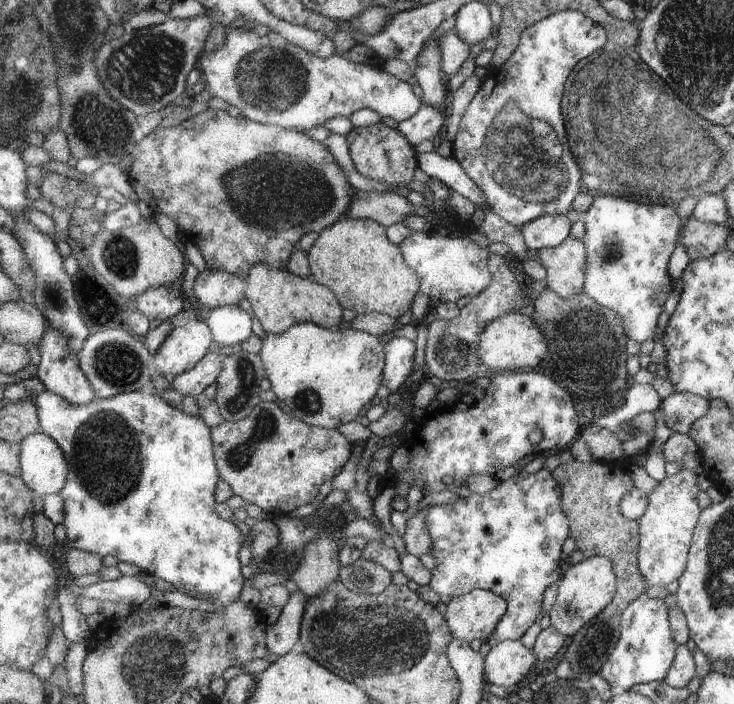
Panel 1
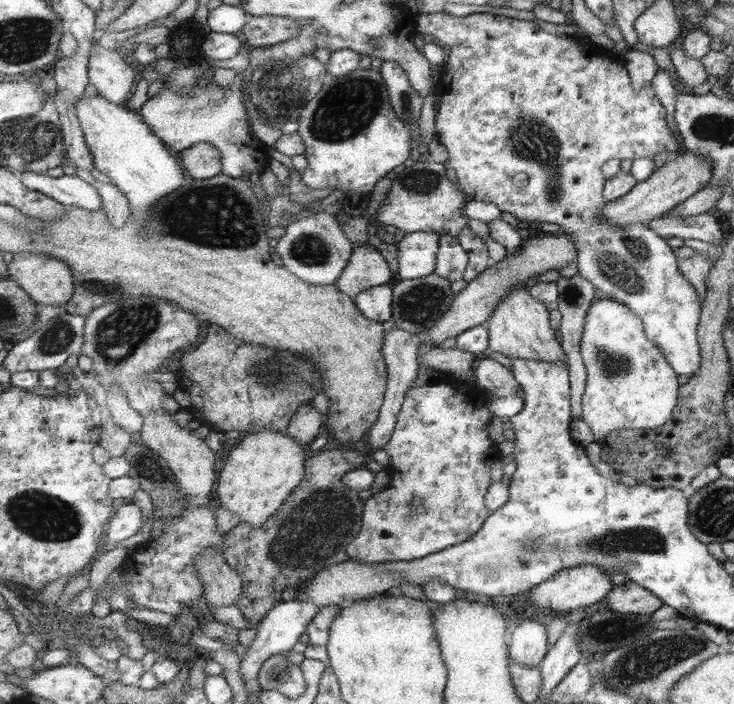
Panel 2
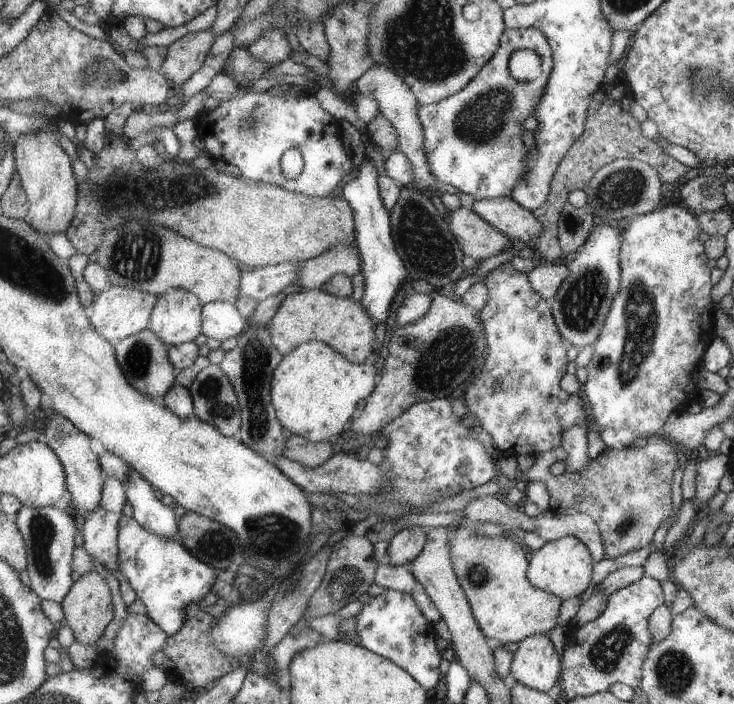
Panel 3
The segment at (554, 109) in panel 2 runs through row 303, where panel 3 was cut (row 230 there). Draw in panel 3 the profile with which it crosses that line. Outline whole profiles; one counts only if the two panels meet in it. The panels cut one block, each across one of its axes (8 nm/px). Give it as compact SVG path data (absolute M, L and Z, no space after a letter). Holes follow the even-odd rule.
M681 206L663 207L659 211L654 211L645 215L636 215L629 222L628 226L622 229L623 241L620 252L620 258L622 262L622 286L619 290L618 296L614 299L610 314L607 316L606 319L606 324L603 326L603 331L601 332L599 339L596 341L596 344L593 345L593 358L587 366L589 376L587 382L585 382L584 384L585 393L592 408L593 414L591 414L591 416L593 417L594 424L602 431L599 434L603 434L603 432L607 431L608 429L614 429L617 431L622 429L634 429L635 431L639 432L639 434L641 434L643 437L655 436L657 434L661 435L663 430L665 429L665 426L667 425L667 422L669 421L669 418L671 417L671 414L674 414L675 412L687 412L687 409L690 408L690 405L692 403L699 402L701 388L697 387L695 376L700 372L700 369L704 364L704 357L706 356L707 348L712 344L713 340L717 338L716 329L714 326L715 304L713 303L713 298L711 298L711 290L713 290L713 280L711 280L711 268L709 268L709 264L707 264L709 258L706 254L706 246L705 244L703 244L703 242L701 242L701 240L699 240L699 232L701 232L701 230L702 228L699 225L697 216L693 216L693 214L691 214L691 212L687 210L687 208L681 208Z

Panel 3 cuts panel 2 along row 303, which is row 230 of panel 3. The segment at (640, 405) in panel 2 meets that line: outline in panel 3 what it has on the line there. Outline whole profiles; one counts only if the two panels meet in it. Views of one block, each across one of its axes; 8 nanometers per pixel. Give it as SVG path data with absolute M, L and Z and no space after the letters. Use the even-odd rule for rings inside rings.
M598 222L589 241L568 265L571 275L560 287L552 312L562 337L579 349L596 344L622 286L622 241L622 229L610 223Z

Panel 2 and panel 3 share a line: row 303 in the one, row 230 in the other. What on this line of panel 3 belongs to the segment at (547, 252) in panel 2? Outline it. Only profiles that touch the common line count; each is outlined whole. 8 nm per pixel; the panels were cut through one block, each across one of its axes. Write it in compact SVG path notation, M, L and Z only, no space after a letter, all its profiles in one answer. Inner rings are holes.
M462 207L455 213L447 213L450 228L464 256L473 258L475 262L483 262L512 248L514 241L509 236L469 208Z

